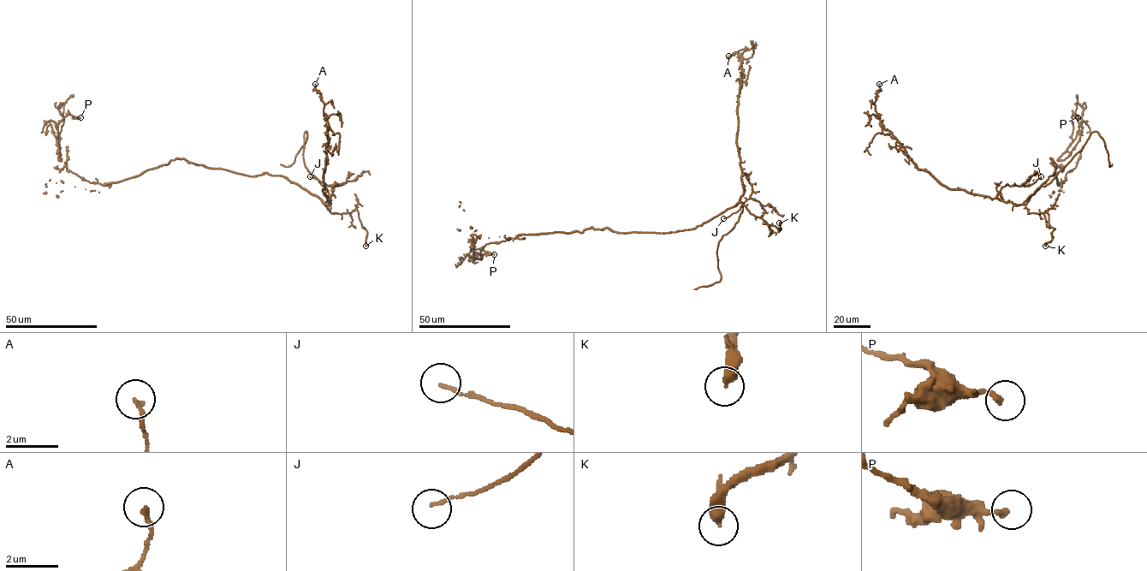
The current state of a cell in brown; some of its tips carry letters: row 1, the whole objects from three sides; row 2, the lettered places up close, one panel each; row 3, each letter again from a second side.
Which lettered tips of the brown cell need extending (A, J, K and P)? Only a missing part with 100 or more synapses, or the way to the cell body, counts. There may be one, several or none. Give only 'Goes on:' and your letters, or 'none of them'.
Goes on: none of them

